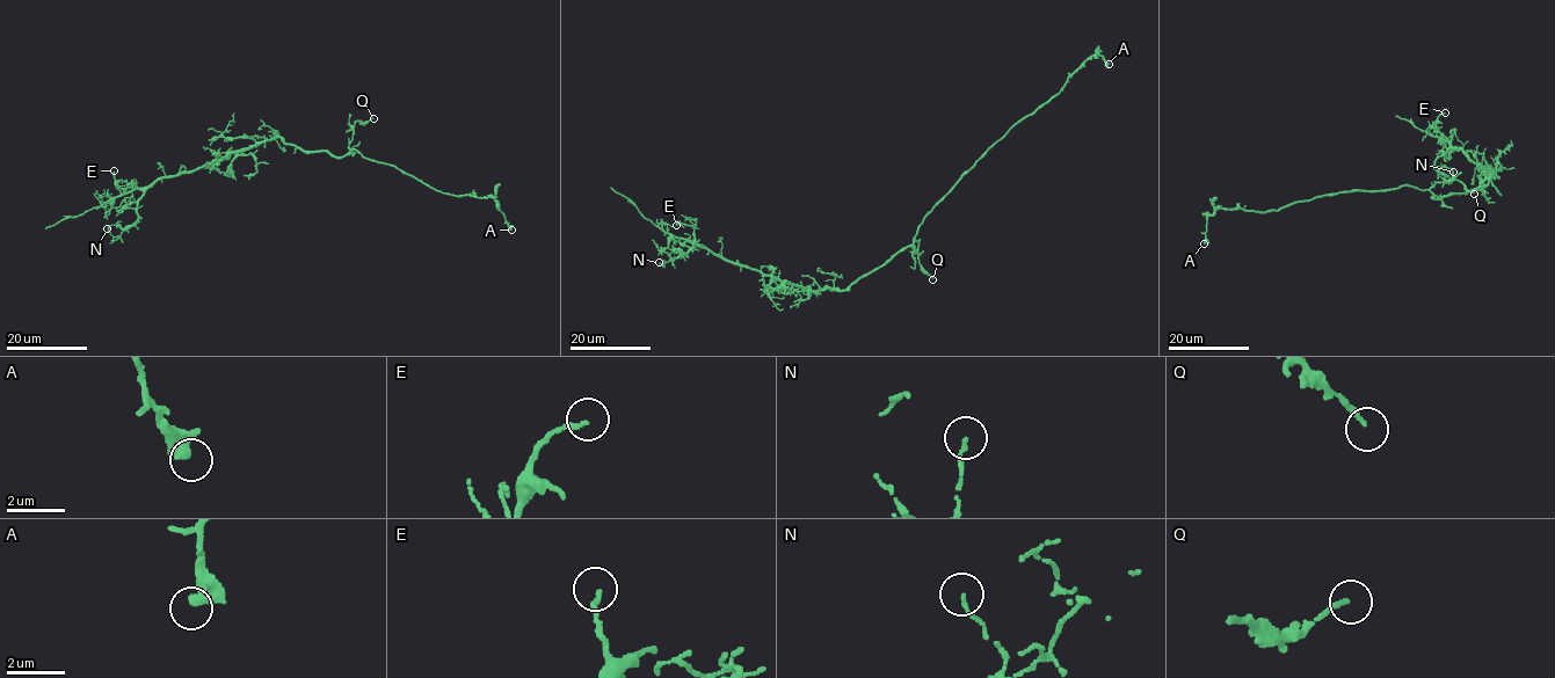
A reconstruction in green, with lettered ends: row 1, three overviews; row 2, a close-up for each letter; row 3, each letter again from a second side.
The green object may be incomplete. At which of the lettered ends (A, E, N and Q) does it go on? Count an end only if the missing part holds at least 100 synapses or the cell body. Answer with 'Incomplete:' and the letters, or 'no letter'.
Incomplete: no letter

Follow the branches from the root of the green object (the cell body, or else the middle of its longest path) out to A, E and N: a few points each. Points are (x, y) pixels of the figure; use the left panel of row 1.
A: (329, 153), (343, 157), (351, 152), (348, 147), (369, 160), (394, 166), (437, 191), (493, 198), (511, 230)
E: (329, 153), (307, 152), (275, 137), (227, 152), (191, 170), (160, 176), (147, 186), (120, 188), (114, 170)
N: (329, 153), (307, 152), (275, 137), (232, 151), (158, 179), (138, 201), (137, 221), (114, 240), (107, 228)

